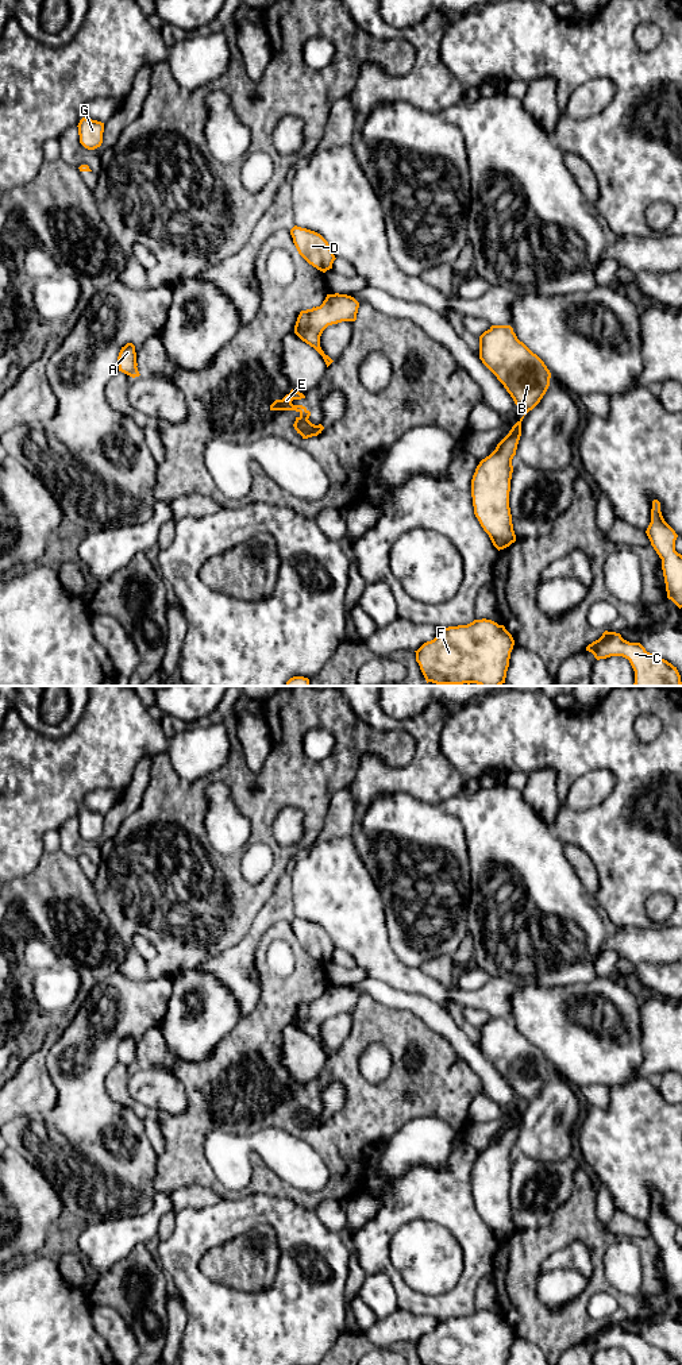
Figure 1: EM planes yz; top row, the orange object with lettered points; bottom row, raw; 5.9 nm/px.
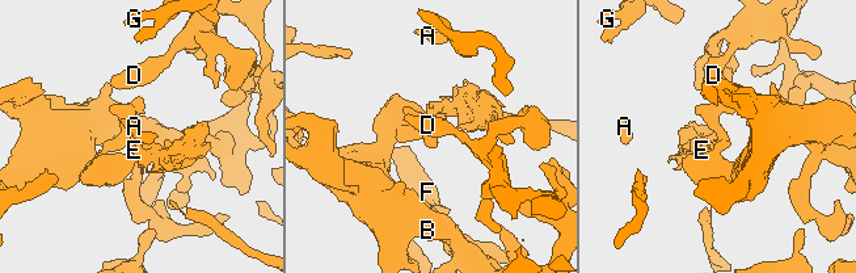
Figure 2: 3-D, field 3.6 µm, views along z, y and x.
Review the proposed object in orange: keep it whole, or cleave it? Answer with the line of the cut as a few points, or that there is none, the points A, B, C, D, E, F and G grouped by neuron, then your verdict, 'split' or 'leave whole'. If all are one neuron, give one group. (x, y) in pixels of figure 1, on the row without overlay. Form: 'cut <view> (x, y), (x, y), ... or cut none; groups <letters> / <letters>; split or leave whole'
cut yz (300, 1107), (307, 1110); groups A B C D F G / E; split

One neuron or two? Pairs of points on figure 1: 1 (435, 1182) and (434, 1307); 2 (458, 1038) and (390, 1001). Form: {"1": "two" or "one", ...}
{"1": "one", "2": "one"}

